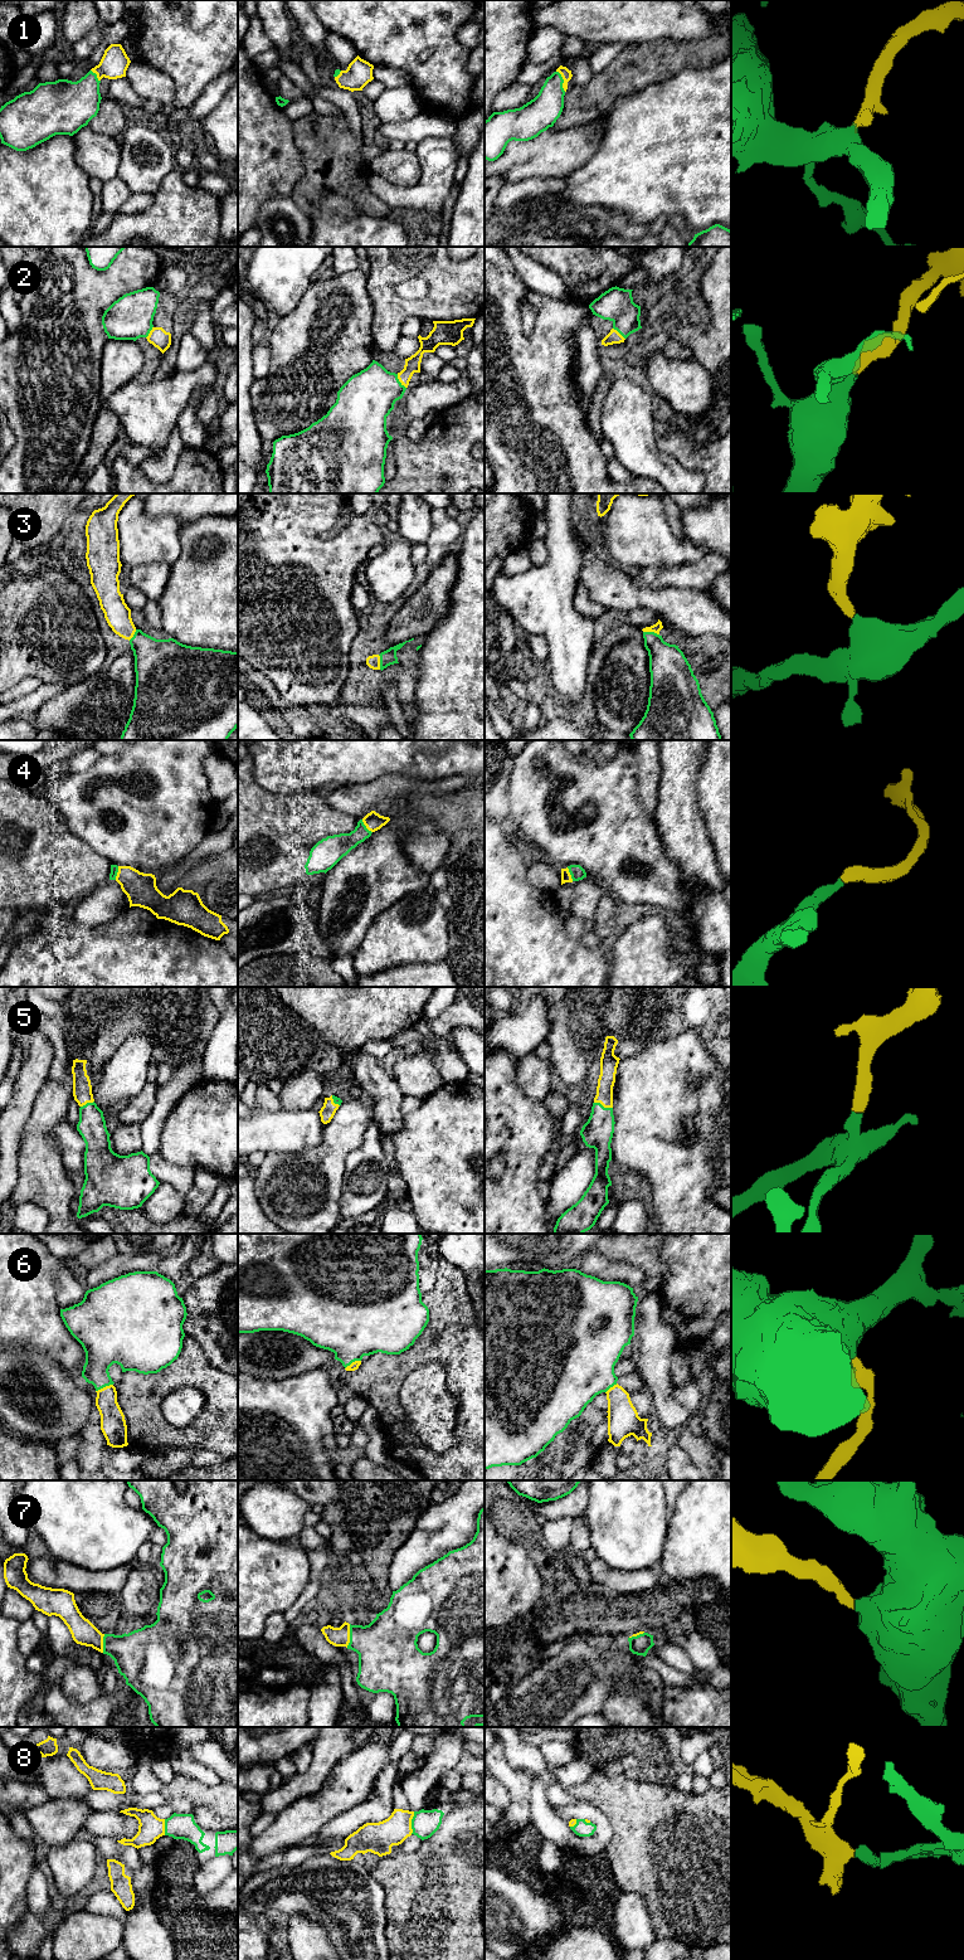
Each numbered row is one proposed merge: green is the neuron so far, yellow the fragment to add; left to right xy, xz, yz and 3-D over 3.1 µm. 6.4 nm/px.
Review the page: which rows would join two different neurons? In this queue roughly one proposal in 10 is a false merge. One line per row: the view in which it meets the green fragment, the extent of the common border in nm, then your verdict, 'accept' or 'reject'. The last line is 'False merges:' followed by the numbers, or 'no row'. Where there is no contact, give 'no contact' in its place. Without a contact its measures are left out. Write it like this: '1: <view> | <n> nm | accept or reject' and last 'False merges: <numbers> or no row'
1: yz | 150 nm | accept
2: xz | 110 nm | accept
3: yz | 110 nm | accept
4: xz | 110 nm | accept
5: yz | 130 nm | accept
6: xy | 120 nm | accept
7: xz | 150 nm | accept
8: xz | 150 nm | accept
False merges: no row

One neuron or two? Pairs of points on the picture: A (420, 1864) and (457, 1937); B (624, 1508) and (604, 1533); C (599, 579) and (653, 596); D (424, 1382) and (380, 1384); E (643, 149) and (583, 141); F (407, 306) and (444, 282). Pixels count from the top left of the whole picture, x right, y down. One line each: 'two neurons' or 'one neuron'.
A: one neuron
B: one neuron
C: one neuron
D: two neurons
E: two neurons
F: one neuron

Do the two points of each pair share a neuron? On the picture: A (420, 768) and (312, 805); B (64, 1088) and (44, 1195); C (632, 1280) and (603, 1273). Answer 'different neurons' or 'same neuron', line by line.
A: different neurons
B: same neuron
C: same neuron

